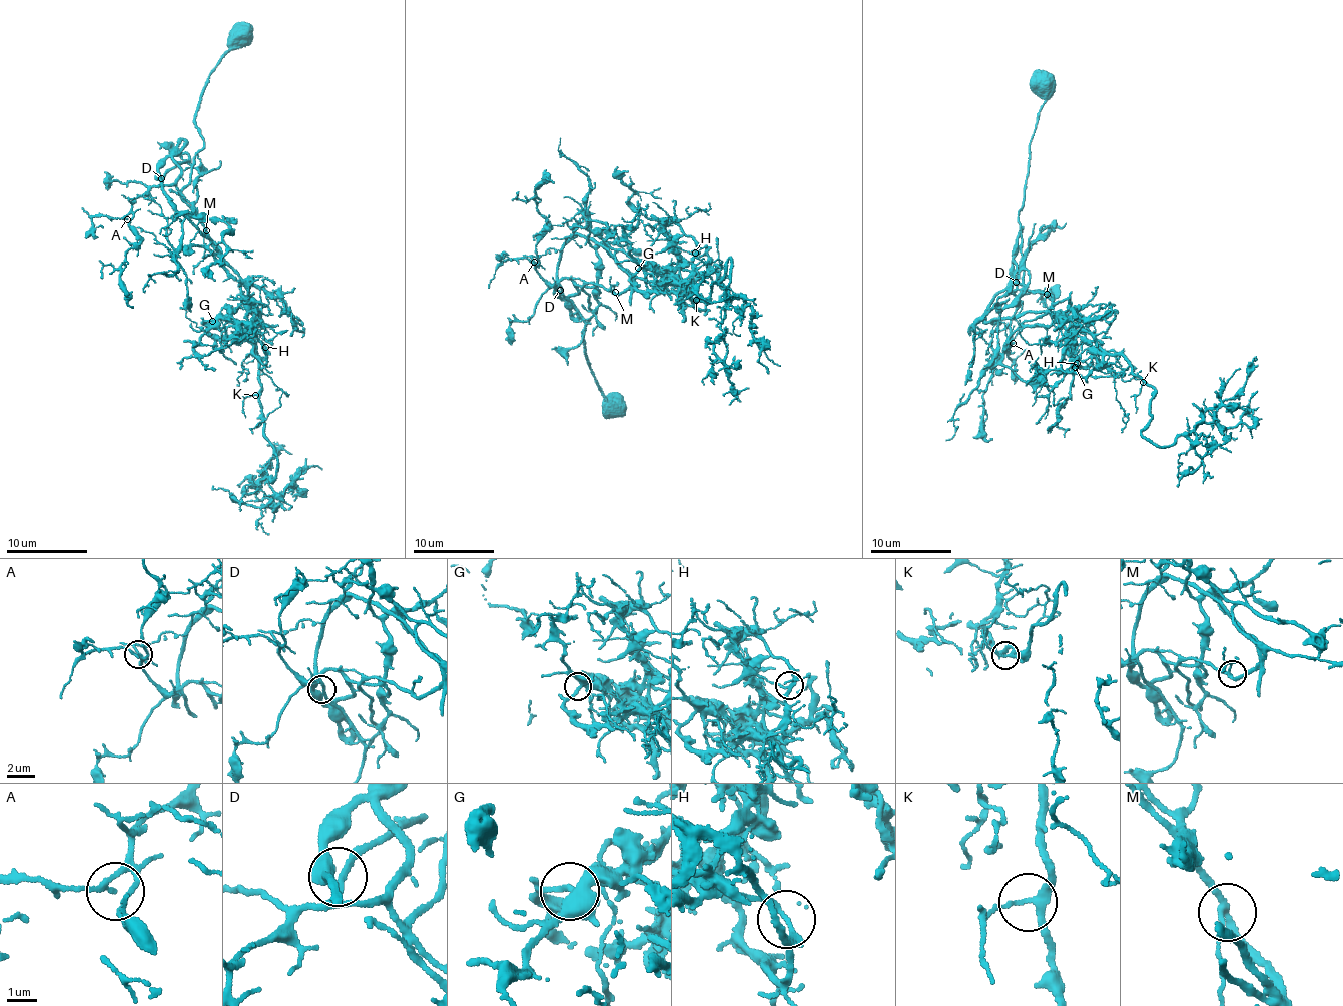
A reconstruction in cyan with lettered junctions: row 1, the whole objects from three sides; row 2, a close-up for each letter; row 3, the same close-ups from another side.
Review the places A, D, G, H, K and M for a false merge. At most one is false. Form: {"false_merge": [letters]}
{"false_merge": ["H"]}

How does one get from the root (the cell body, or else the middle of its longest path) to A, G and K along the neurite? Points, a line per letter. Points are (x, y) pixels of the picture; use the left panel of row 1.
A: (239, 36), (199, 100), (204, 147), (191, 179), (177, 190), (153, 187), (127, 219)
G: (239, 36), (195, 116), (204, 143), (193, 158), (190, 206), (241, 293), (238, 307), (212, 321)
K: (239, 36), (199, 100), (204, 147), (193, 158), (190, 206), (240, 281), (256, 327), (255, 395)

